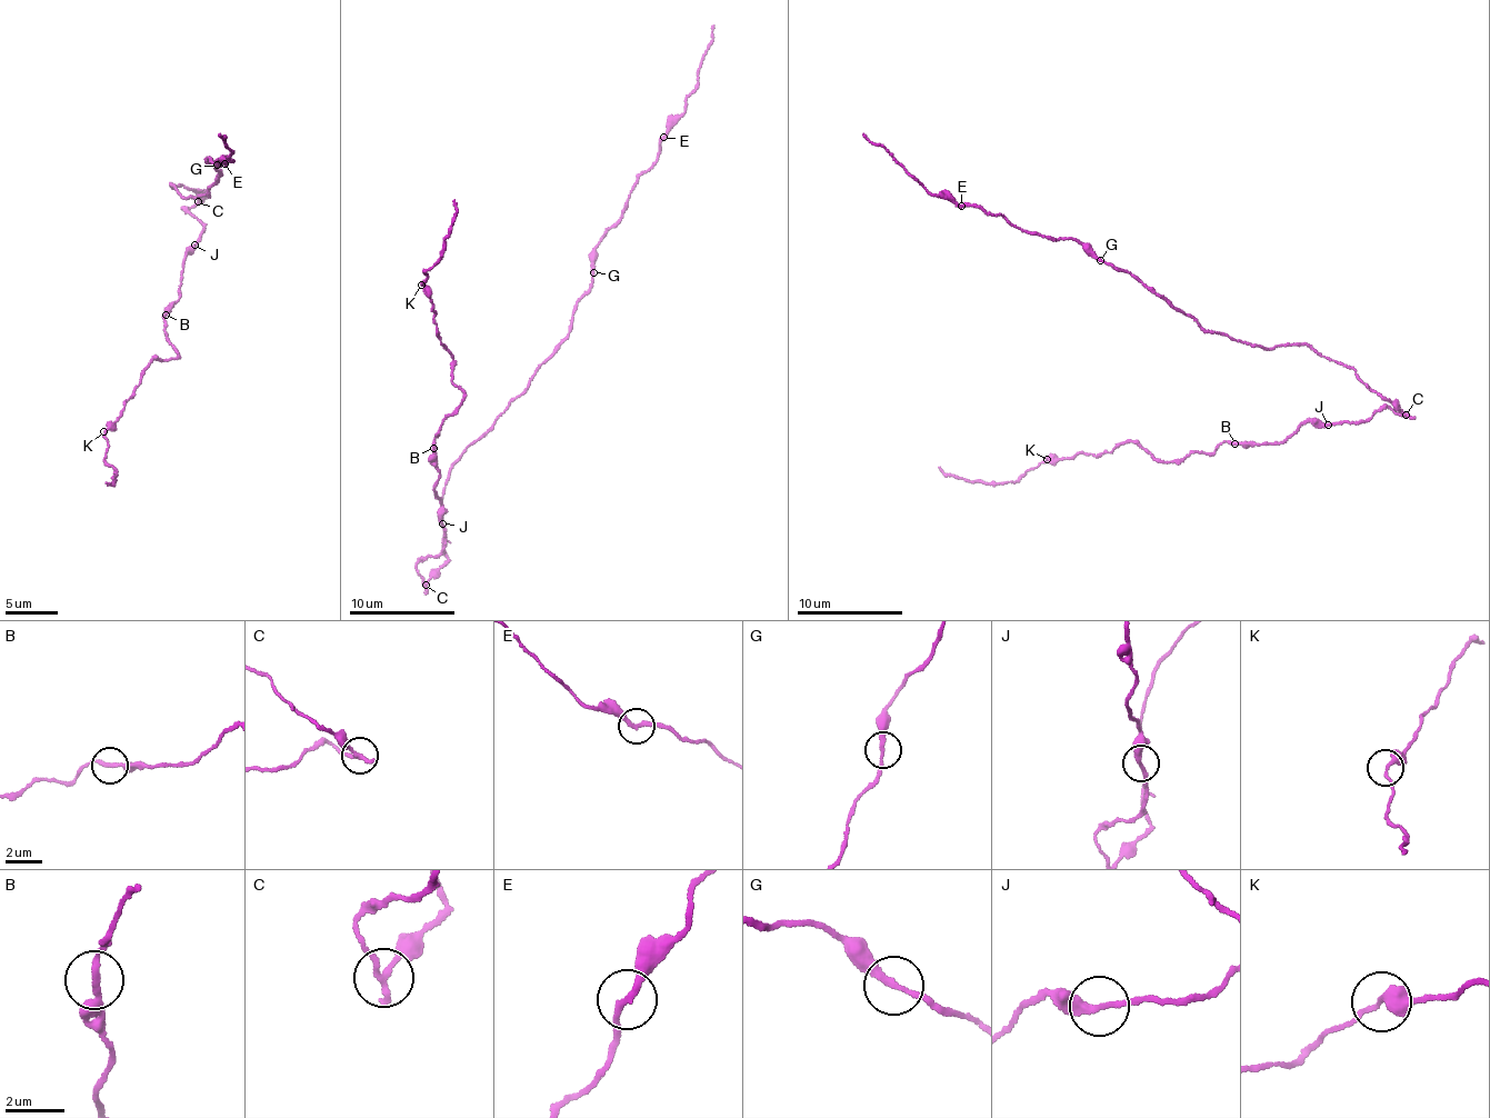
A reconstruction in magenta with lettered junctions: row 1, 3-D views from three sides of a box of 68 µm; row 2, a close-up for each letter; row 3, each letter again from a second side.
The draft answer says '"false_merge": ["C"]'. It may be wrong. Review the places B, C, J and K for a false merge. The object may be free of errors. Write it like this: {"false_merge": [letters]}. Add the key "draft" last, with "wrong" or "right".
{"false_merge": ["C"], "draft": "right"}

